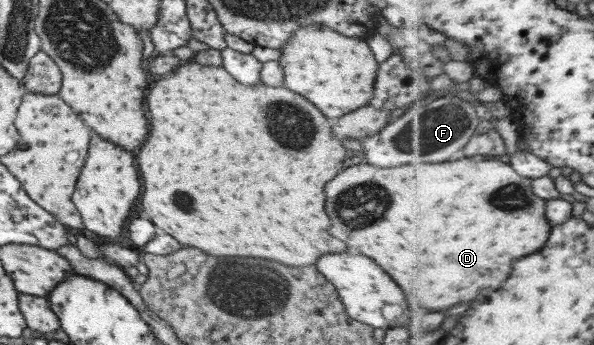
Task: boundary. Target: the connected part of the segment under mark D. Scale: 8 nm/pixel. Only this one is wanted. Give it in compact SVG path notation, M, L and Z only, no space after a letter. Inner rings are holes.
M475 157L453 163L415 163L388 168L357 164L325 185L325 209L331 217L329 233L371 257L381 269L395 277L393 281L403 289L411 307L445 311L459 303L473 301L483 289L501 289L511 277L517 259L537 253L549 243L553 227L549 219L545 219L548 200L536 194L533 182L533 178L521 175L509 163L475 161ZM507 201L525 203L509 205Z

